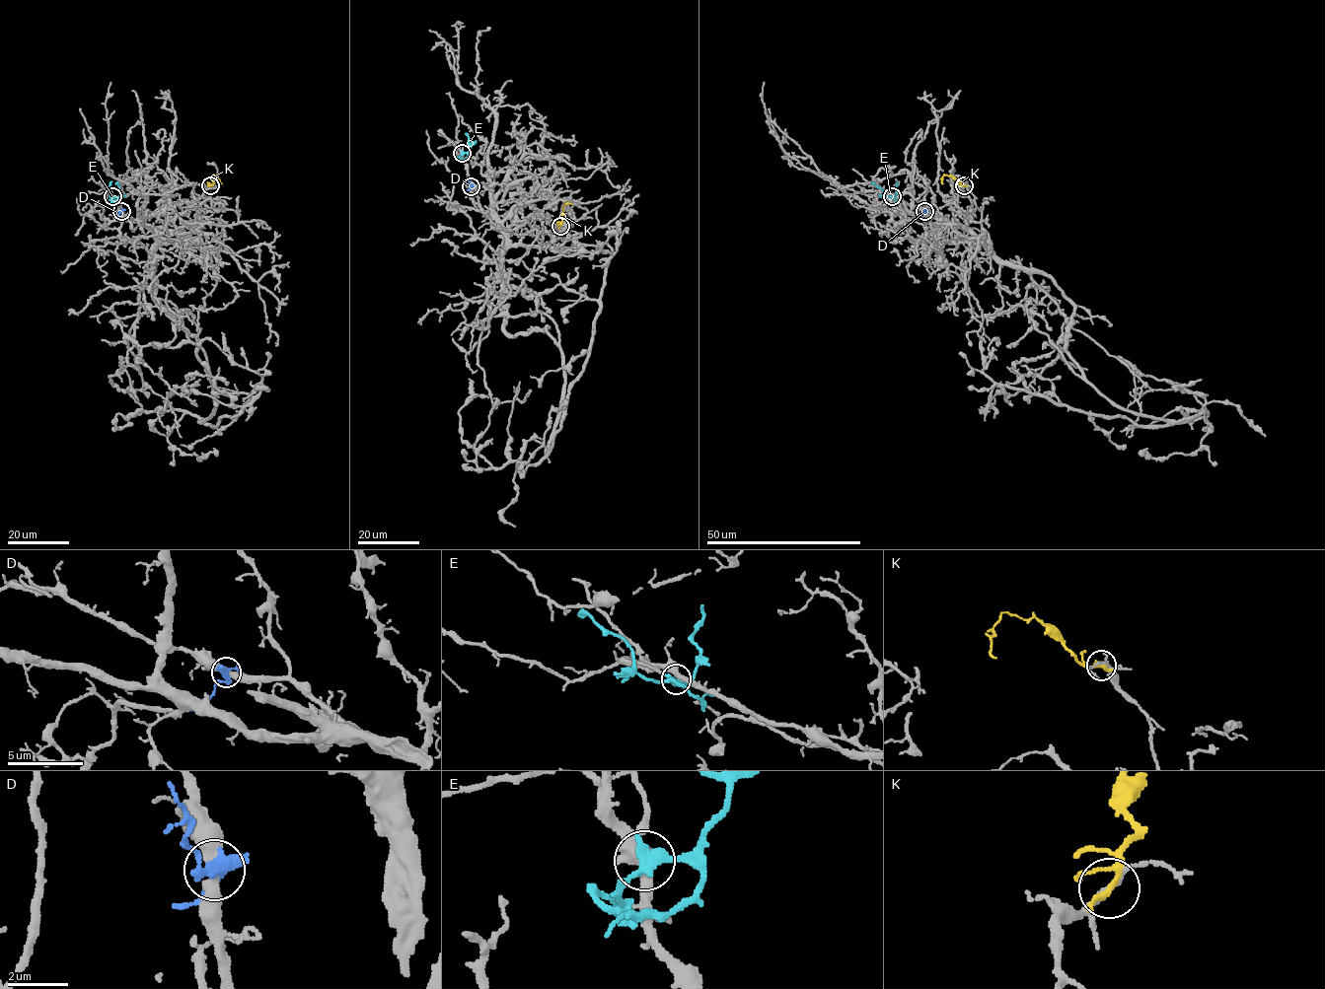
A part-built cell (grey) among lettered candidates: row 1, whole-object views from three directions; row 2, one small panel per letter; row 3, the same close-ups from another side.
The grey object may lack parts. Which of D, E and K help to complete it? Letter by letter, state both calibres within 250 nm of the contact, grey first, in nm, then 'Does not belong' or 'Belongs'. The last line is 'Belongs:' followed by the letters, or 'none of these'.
D: Thickness 380 nm (grey) against 360 nm. Does not belong
E: Thickness 400 nm (grey) against 380 nm. Belongs
K: Thickness 180 nm (grey) against 190 nm. Does not belong
Belongs: E

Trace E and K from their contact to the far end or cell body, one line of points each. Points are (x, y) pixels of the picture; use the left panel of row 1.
E: (112, 196), (121, 195), (118, 185), (114, 183)
K: (210, 185), (213, 175), (222, 183)

